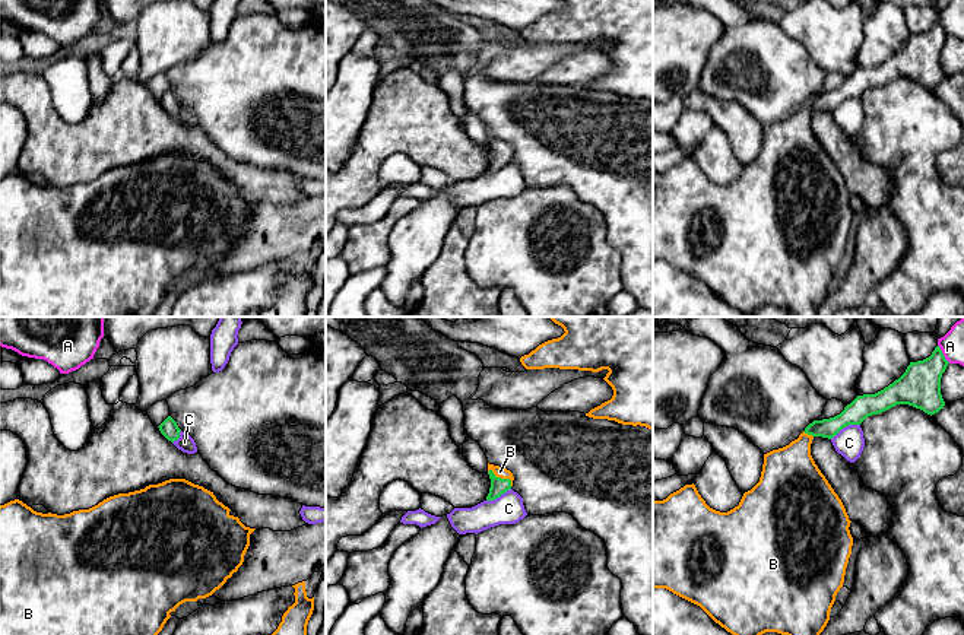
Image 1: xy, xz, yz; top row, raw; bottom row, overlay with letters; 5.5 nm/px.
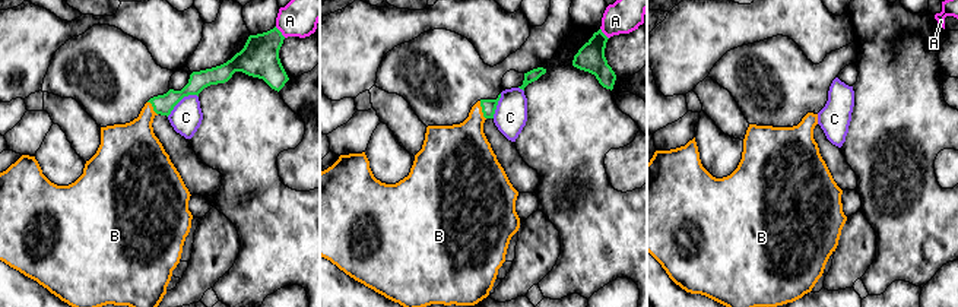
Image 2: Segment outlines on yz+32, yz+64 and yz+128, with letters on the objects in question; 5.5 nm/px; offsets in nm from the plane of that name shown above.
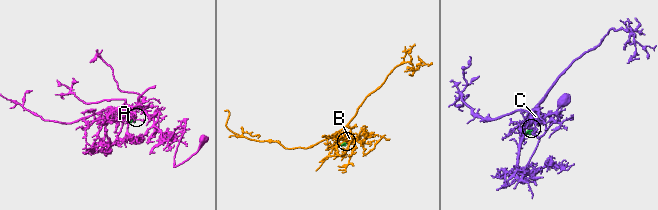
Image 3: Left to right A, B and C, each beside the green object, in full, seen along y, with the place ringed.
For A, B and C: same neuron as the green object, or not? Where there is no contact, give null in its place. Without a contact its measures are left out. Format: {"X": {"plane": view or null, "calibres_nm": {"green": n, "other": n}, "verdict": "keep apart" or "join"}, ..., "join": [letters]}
{"A": {"plane": "yz", "calibres_nm": {"green": 220, "other": 130}, "verdict": "keep apart"}, "B": {"plane": "xz", "calibres_nm": {"green": 90, "other": 60}, "verdict": "join"}, "C": {"plane": "yz", "calibres_nm": {"green": 120, "other": 160}, "verdict": "keep apart"}, "join": ["B"]}

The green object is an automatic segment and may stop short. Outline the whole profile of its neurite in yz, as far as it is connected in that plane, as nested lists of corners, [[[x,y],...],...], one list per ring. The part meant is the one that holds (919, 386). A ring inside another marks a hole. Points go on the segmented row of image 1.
[[[939,346],[923,361],[910,362],[906,372],[875,394],[857,396],[844,410],[830,419],[814,420],[797,439],[764,454],[760,482],[743,493],[738,507],[727,512],[710,508],[695,485],[685,485],[663,501],[653,501],[653,588],[666,588],[700,606],[732,635],[819,635],[830,620],[835,596],[843,587],[852,555],[853,537],[846,508],[811,455],[815,436],[834,438],[849,425],[860,425],[868,416],[897,404],[908,404],[935,415],[944,409],[941,378],[948,366]]]

